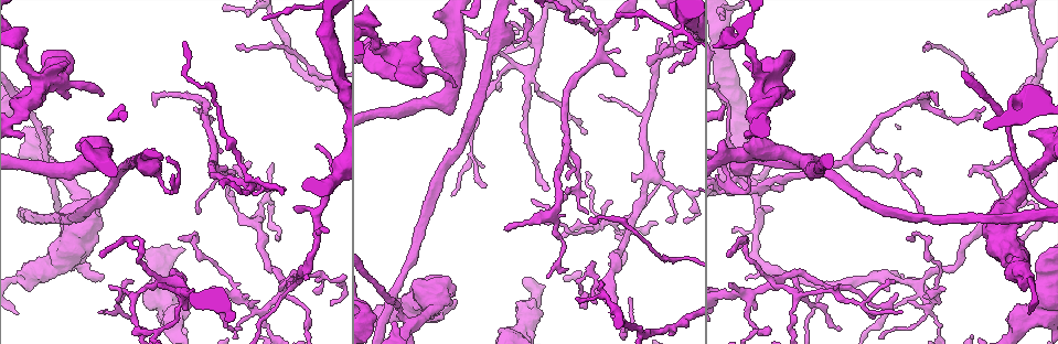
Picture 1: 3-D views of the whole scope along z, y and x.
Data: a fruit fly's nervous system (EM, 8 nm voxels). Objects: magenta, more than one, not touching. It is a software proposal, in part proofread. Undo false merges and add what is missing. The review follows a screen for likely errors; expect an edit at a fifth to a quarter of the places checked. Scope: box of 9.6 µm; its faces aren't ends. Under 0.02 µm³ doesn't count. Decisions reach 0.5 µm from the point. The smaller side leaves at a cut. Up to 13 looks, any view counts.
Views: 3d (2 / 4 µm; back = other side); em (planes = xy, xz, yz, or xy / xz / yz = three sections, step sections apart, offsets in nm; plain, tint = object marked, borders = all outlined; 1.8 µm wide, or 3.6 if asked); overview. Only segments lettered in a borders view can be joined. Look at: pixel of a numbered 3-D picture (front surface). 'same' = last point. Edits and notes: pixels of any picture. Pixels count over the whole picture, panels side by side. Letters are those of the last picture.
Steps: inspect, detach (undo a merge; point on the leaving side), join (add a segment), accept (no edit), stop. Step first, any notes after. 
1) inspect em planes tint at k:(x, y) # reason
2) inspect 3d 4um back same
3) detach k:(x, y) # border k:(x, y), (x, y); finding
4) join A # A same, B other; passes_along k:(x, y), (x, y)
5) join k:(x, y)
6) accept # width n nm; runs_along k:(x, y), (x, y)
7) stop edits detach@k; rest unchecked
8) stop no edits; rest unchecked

inspect 3d 2um at 1:(1030, 280) # sudden change in width

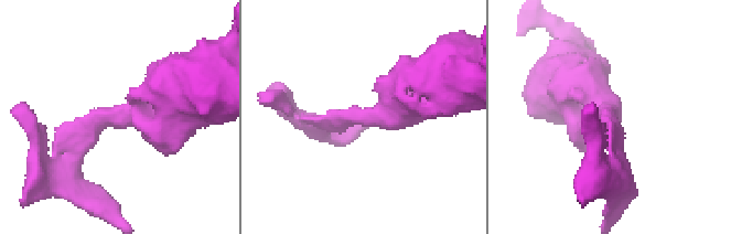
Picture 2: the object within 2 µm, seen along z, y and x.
inspect em xy step 8 tint at 2:(152, 125) # need the tissue

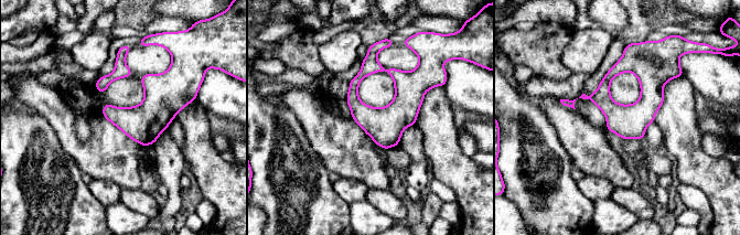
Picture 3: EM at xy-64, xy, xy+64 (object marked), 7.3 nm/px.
inspect em xy step 8 borders same # see the neighbours

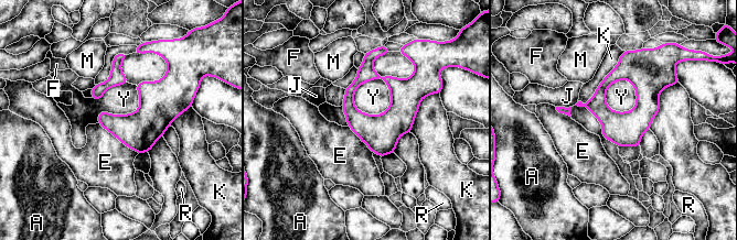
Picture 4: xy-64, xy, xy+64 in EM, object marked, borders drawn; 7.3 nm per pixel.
accept # A other, E other, F other, J other, K other, M other, R other, Y other; runs_along 4:(372, 56), (349, 108), (381, 153); continuous, no second neuron

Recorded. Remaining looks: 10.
inspect em planes borders at 1:(413, 321) # looks like a crossing

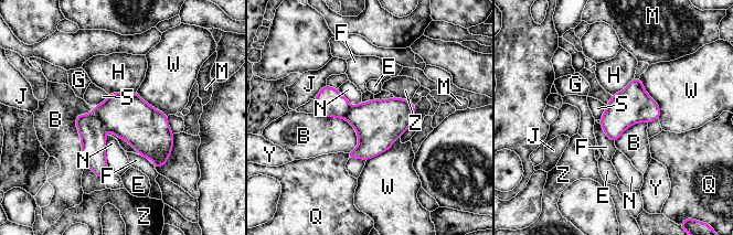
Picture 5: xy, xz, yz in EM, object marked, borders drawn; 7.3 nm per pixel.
detach 5:(93, 134) # longest_contact B 420 nm; B other, E other, F other, G other, H other, J other, M other, N other, Q other, S other, W other, Y other, Z other; border 5:(93, 110), (106, 129); a second neuron is stuck on

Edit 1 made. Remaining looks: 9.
inspect overview # redraw

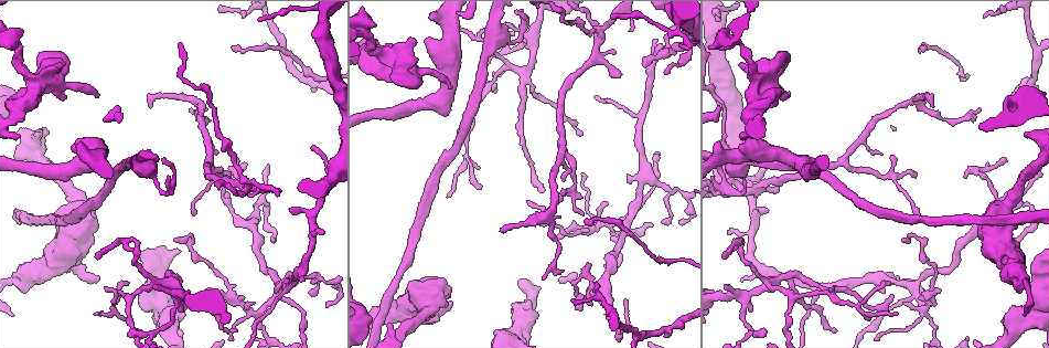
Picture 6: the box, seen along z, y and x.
inspect 3d 4um at 6:(389, 53)

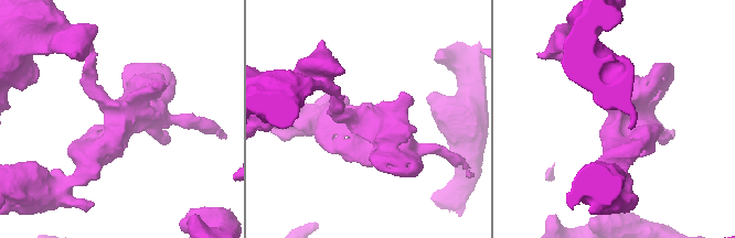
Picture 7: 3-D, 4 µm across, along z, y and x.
inspect em xy step 16 tint at 7:(123, 115) # arms 4; shape alone is not enough

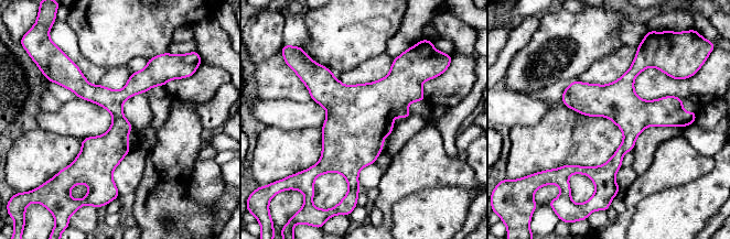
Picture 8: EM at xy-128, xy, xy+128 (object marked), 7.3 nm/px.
inspect em planes borders same # cut it another way

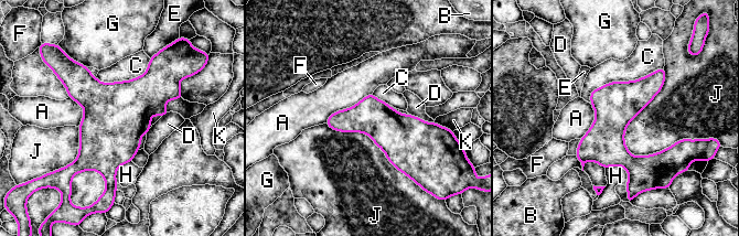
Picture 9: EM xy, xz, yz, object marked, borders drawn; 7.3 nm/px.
accept # width 280 nm; A other, B other, C other, D other, E other, F other, G other, H other, J other, K other; border 9:(325, 124), (365, 132), (411, 179); continuous, no second neuron

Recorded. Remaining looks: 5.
inspect em yz step 16 tint at 6:(507, 23) # an open end

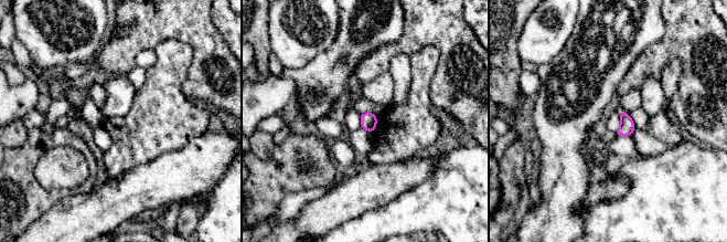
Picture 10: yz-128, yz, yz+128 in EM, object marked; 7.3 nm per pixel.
inspect em yz step 16 borders same

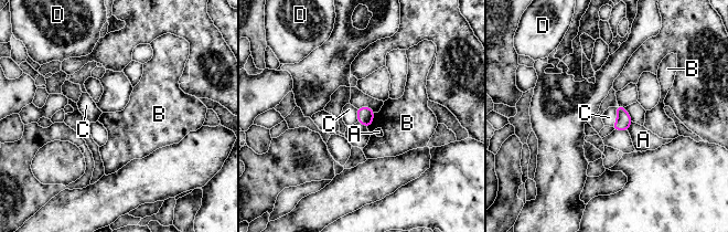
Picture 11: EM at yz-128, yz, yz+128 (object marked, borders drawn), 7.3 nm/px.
accept # A other, B other, C other, D other; border 11:(617, 107), (617, 120), (611, 126); none of them fits

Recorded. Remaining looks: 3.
inspect em xy step 4 borders at 6:(738, 194) # sharp bend

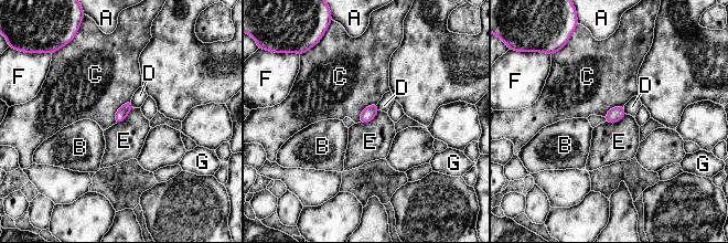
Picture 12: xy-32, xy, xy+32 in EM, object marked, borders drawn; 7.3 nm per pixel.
accept # A other, B other, C other, D other, E other, F other, G other; border 12:(378, 111), (368, 122), (360, 123); continuous, no second neuron

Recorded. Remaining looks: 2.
stop edits detach@5; rest unchecked

